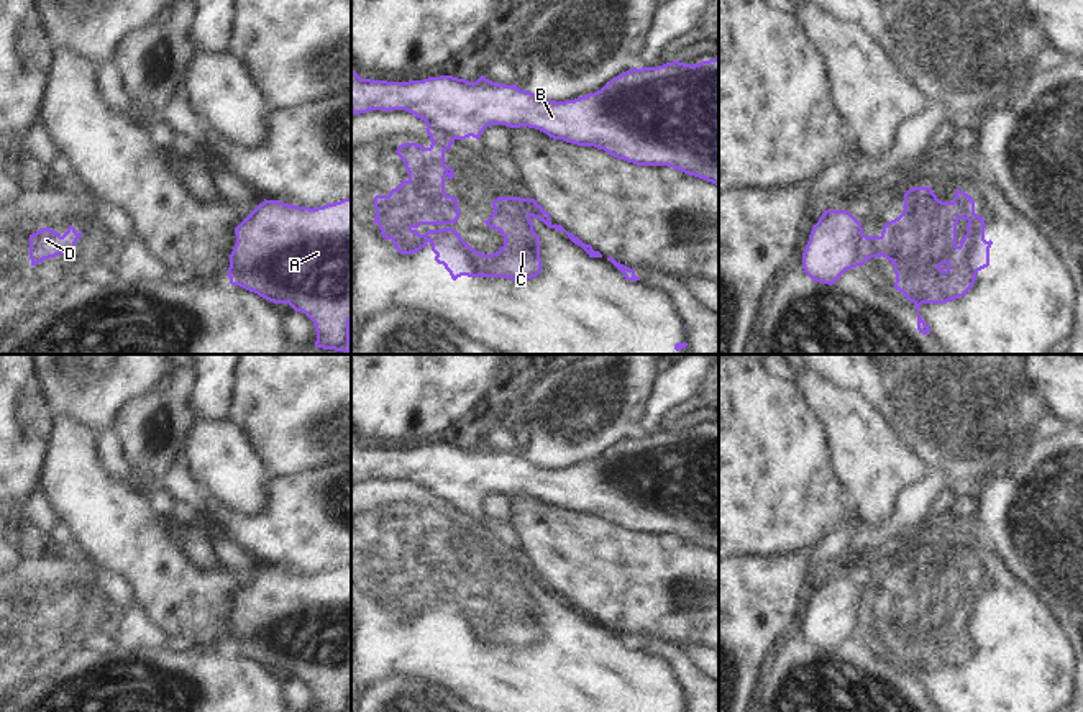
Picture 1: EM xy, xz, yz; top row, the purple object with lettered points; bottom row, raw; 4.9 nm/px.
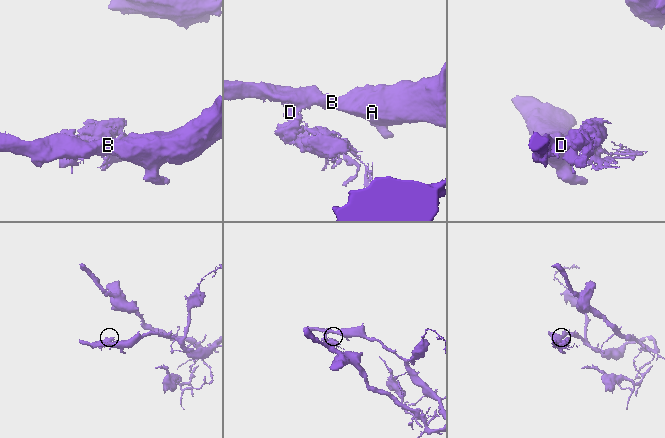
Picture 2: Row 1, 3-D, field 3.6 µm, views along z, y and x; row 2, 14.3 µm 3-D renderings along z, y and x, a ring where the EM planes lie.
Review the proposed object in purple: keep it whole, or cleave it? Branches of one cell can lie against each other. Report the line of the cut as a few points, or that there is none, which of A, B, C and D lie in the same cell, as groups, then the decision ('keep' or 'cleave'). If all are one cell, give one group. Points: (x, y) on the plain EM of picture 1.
cut in yz along (880, 604), (881, 622); A B / C D; cleave

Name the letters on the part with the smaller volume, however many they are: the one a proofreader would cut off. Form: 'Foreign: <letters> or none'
Foreign: C, D

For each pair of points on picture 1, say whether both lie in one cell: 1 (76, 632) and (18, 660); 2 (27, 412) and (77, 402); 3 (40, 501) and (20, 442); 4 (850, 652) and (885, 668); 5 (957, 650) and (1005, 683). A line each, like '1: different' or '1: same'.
1: same
2: different
3: different
4: same
5: same

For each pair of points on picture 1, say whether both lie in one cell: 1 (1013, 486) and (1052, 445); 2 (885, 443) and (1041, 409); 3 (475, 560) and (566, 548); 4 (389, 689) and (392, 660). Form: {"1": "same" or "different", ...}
{"1": "same", "2": "different", "3": "different", "4": "different"}

